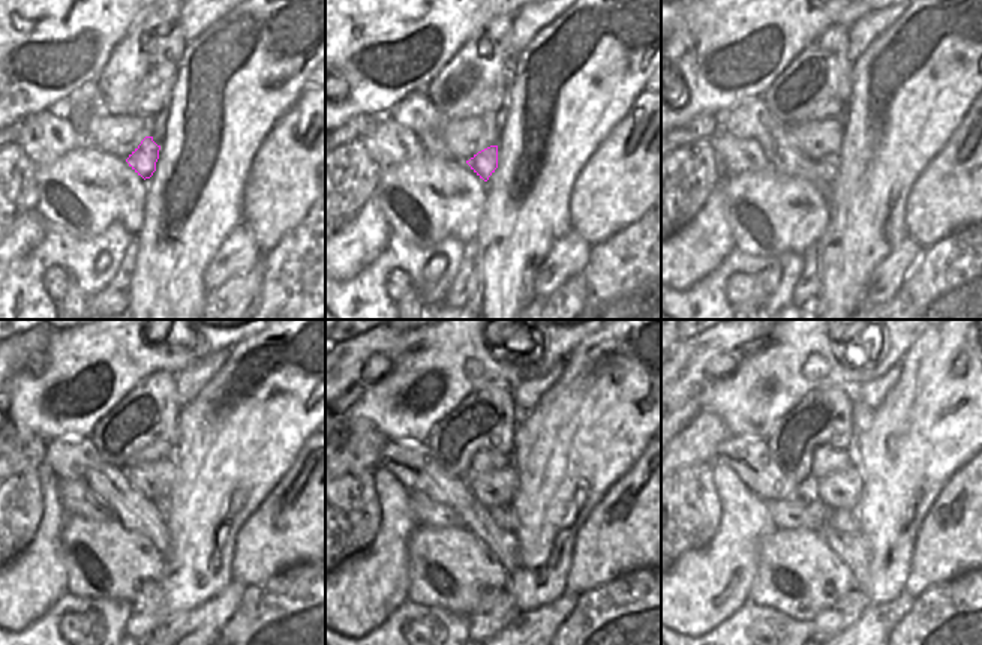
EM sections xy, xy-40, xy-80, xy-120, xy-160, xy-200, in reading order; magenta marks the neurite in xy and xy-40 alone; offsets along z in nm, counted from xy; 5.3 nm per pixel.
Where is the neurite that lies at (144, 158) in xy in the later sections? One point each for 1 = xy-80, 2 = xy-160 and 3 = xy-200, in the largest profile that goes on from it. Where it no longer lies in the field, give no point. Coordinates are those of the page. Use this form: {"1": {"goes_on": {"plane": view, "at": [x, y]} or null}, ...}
{"1": {"goes_on": {"plane": "xy-80", "at": [828, 167]}}, "2": {"goes_on": {"plane": "xy-160", "at": [504, 518]}}, "3": {"goes_on": {"plane": "xy-200", "at": [840, 519]}}}

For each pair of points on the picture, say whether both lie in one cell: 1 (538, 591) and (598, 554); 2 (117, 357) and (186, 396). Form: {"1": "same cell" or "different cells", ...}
{"1": "different cells", "2": "different cells"}

